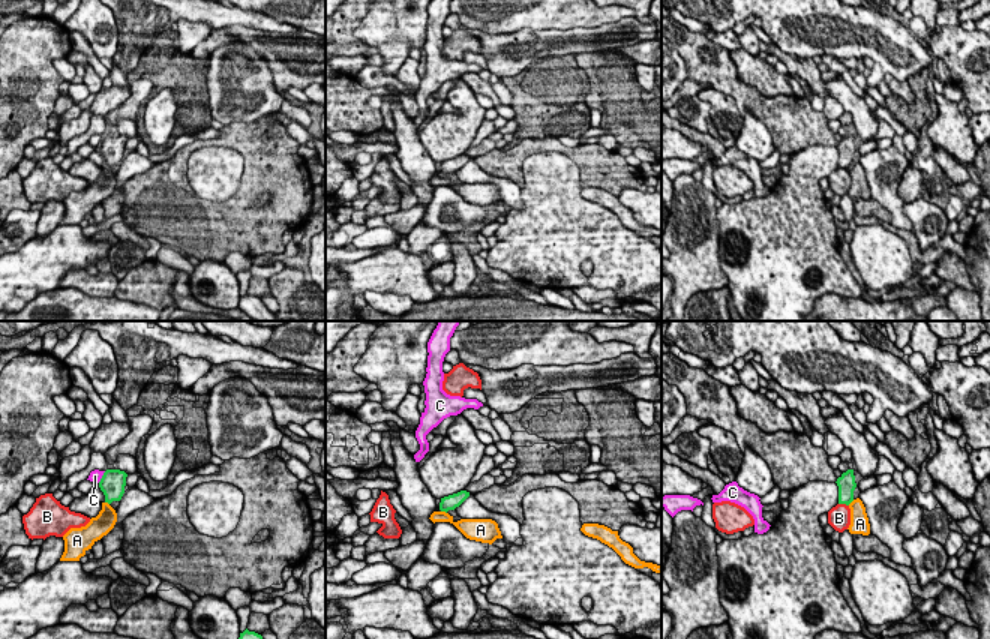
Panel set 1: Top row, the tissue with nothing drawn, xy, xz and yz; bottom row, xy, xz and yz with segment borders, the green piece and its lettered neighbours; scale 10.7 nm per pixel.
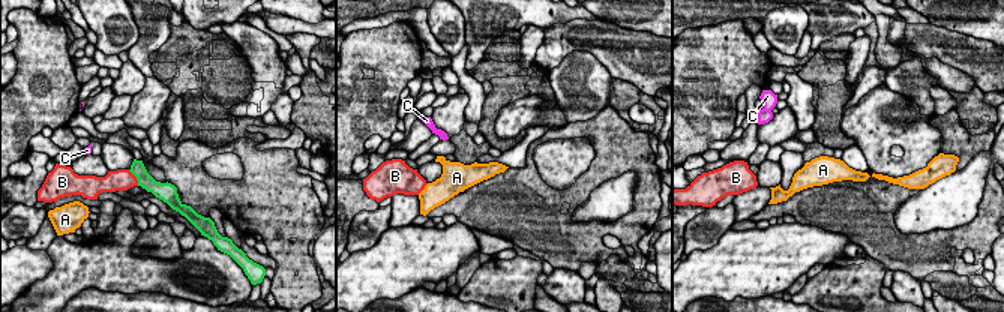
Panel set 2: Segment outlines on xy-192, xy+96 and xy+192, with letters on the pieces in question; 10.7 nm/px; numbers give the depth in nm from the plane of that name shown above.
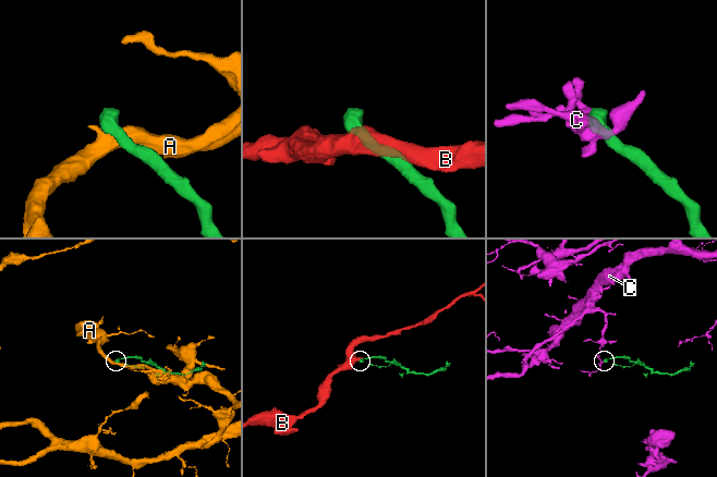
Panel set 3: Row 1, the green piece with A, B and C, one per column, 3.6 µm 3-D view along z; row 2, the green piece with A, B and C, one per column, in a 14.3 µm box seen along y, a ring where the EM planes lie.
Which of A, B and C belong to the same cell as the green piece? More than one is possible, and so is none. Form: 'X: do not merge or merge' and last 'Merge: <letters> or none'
A: do not merge
B: do not merge
C: do not merge
Merge: none

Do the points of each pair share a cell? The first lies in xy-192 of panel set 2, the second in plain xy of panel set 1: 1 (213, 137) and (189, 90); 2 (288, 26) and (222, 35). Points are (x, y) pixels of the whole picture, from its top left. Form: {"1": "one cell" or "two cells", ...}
{"1": "one cell", "2": "two cells"}

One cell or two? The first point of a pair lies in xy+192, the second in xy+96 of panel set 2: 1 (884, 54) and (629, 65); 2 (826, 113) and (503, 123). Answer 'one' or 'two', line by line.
1: one
2: two

